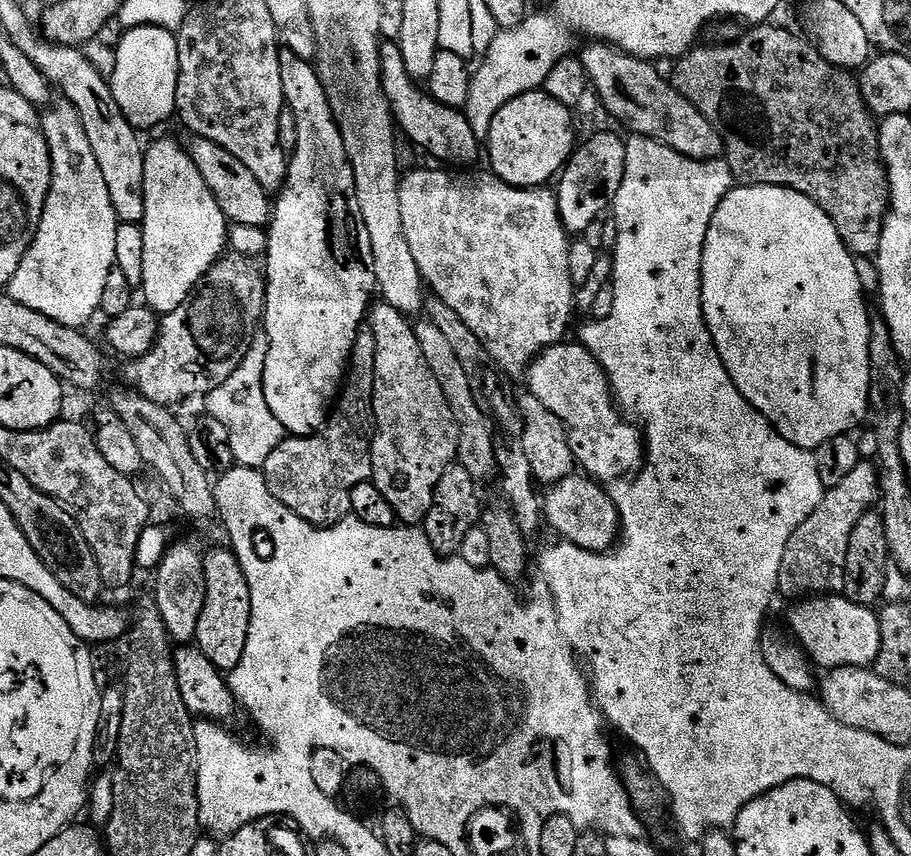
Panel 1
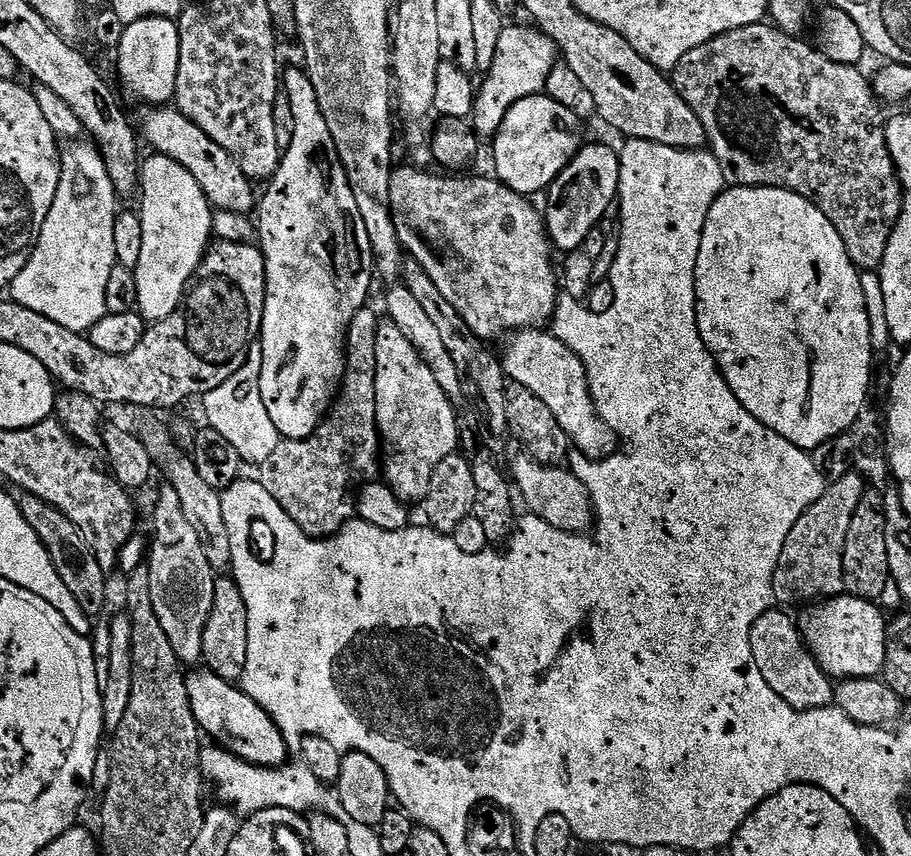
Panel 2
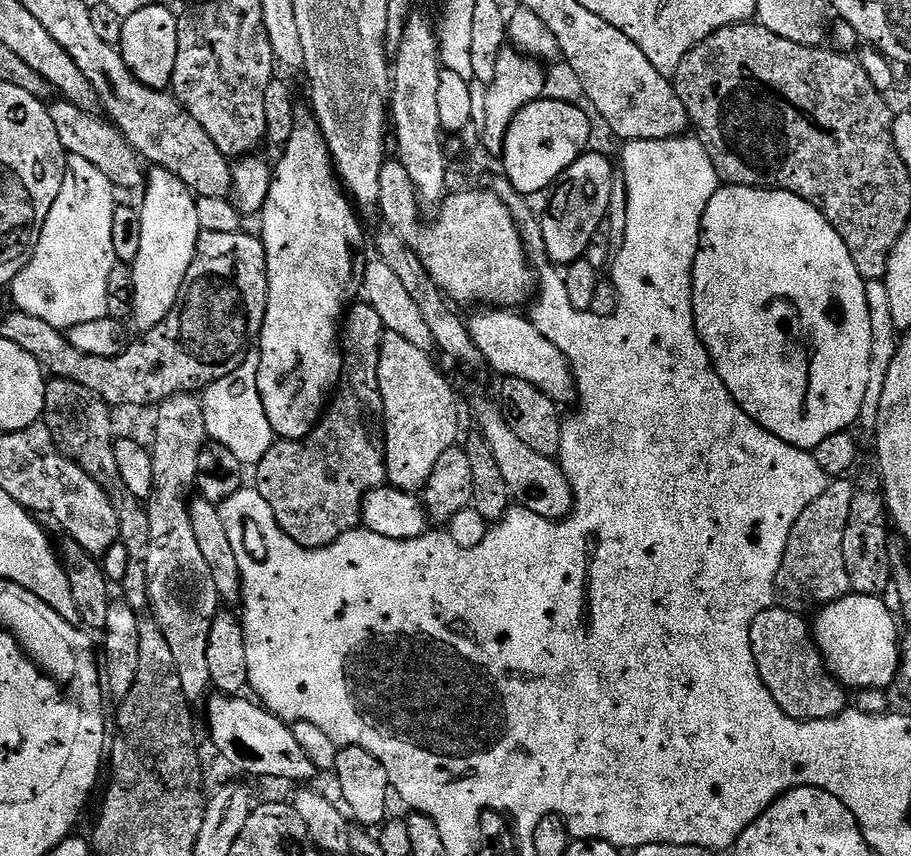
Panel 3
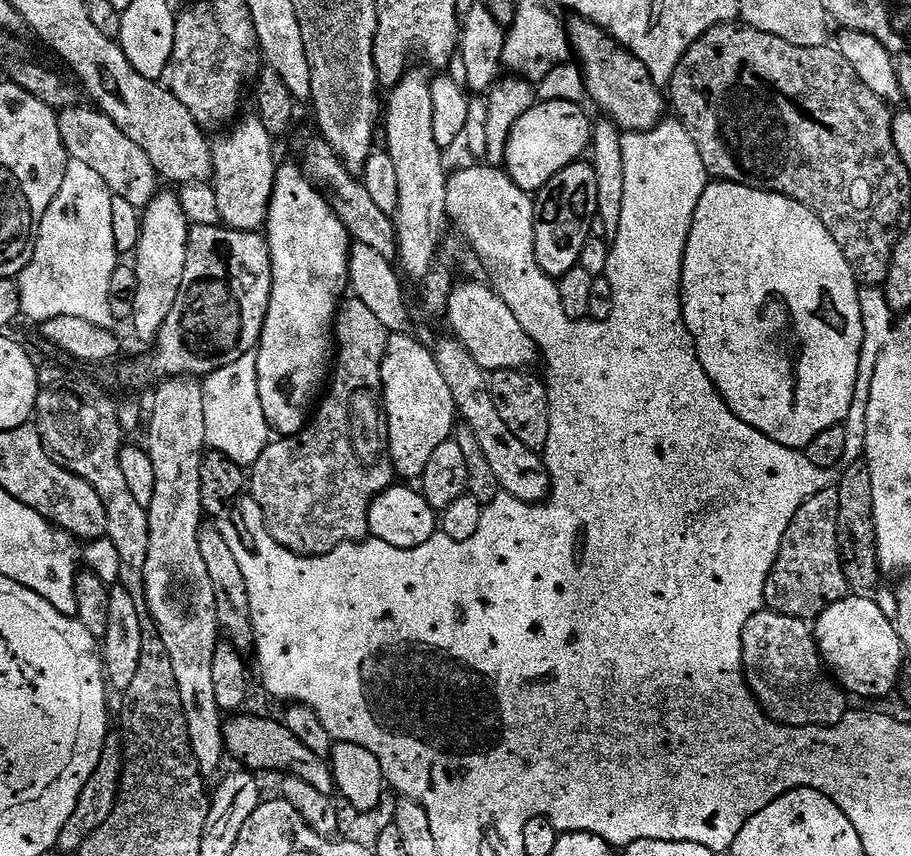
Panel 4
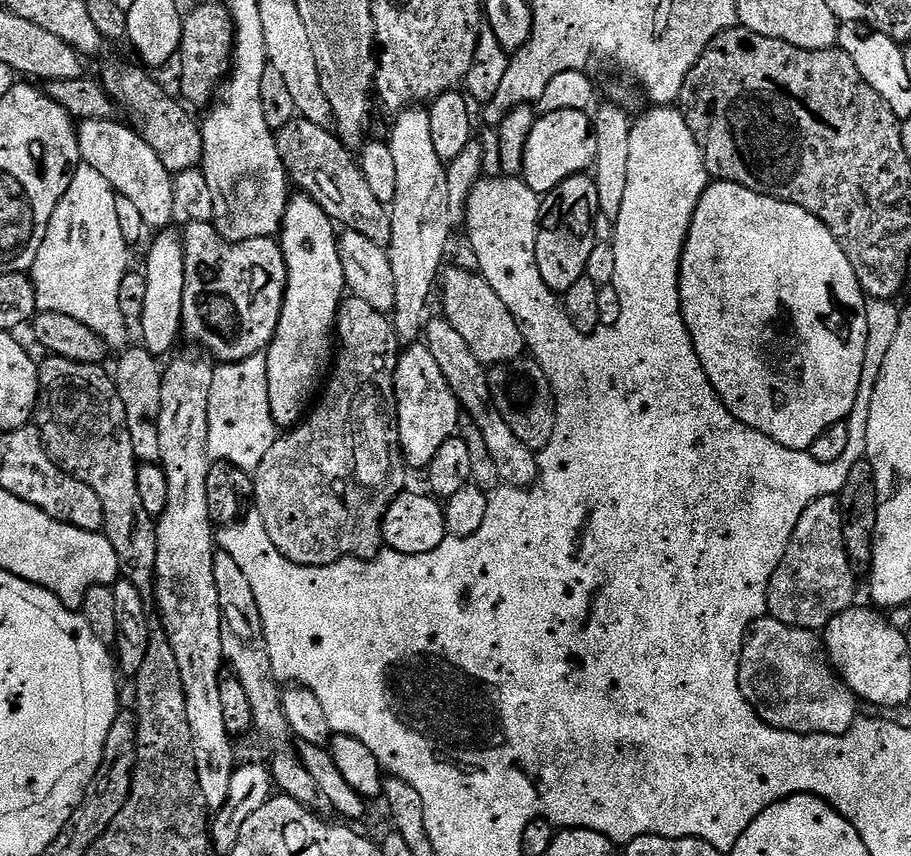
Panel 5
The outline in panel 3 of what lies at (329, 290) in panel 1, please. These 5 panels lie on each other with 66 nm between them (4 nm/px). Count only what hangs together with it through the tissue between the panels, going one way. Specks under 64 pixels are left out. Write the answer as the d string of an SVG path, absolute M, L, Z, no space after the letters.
M297 107L294 134L290 134L290 142L279 156L280 161L274 164L270 194L259 217L258 235L264 242L268 267L268 305L258 337L258 390L273 433L281 440L305 440L320 423L344 369L338 329L362 288L360 251L364 248L364 228L336 175L328 143L311 107Z

